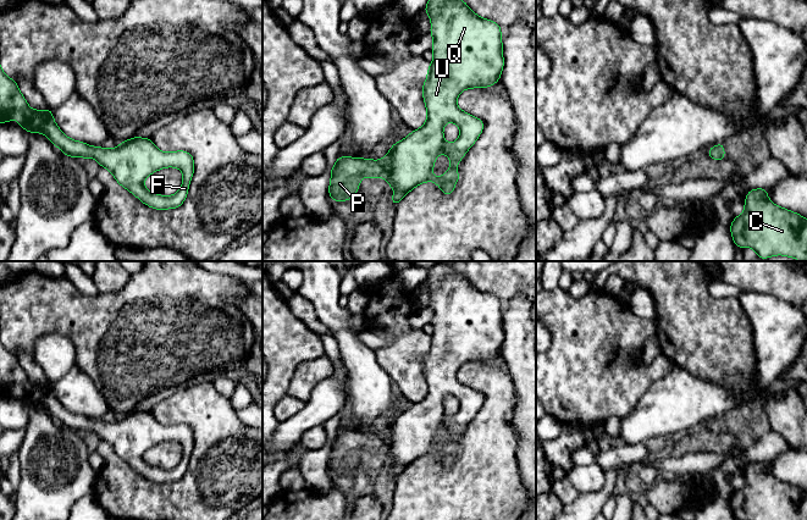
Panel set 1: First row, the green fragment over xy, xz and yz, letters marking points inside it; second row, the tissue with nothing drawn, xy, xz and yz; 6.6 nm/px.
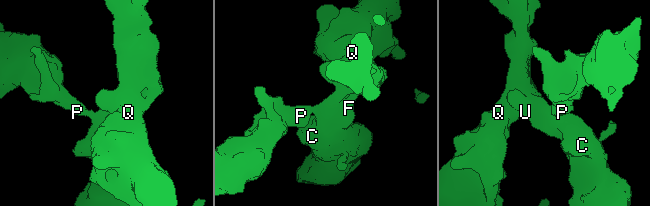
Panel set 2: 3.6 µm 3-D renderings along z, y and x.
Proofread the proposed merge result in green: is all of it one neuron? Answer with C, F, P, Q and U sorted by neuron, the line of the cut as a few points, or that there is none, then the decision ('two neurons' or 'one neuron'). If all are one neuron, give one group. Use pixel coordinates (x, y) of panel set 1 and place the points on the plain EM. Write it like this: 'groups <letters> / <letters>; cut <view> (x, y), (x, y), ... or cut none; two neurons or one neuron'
groups C F P Q U; cut none; one neuron

